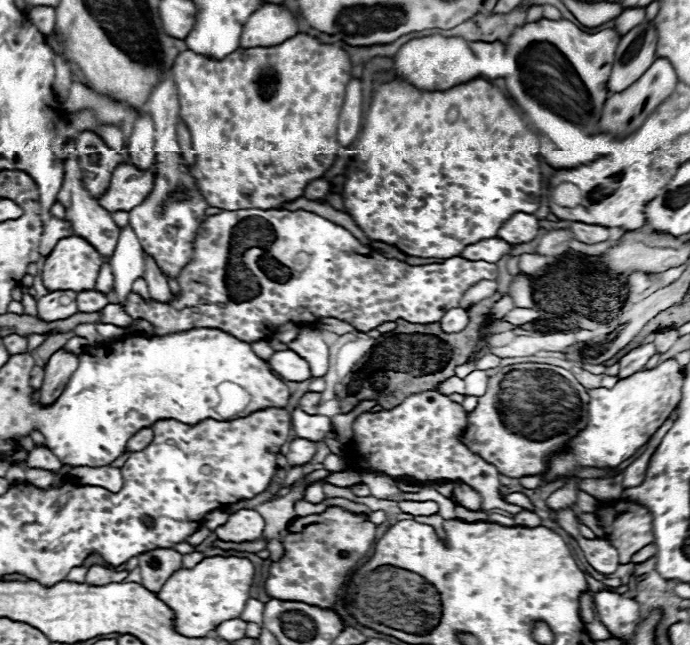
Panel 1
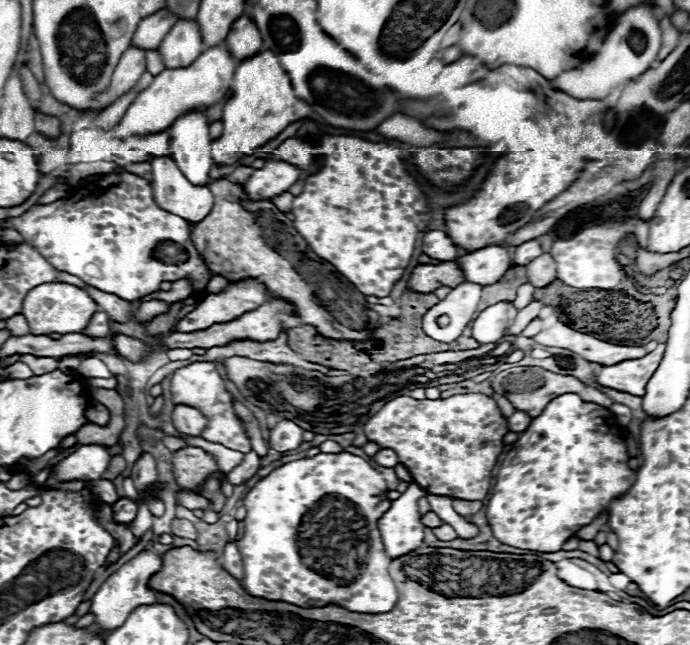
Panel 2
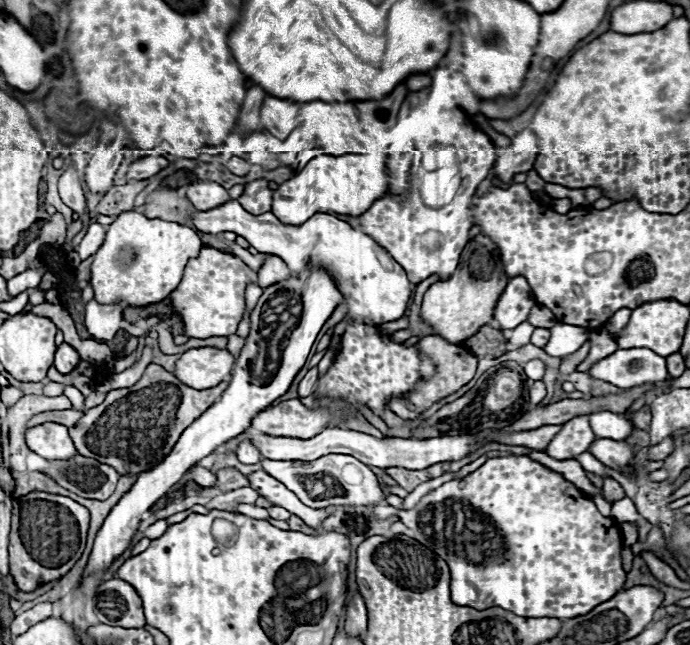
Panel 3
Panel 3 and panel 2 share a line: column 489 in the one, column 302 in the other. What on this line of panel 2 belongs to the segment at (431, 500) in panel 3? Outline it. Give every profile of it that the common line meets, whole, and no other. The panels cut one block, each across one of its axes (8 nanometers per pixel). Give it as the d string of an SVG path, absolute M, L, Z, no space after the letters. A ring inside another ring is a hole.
M338 452L338 454L318 454L314 458L302 458L296 462L288 462L276 470L272 470L266 478L262 478L244 498L244 506L248 510L246 518L244 518L244 538L238 540L238 548L242 552L242 562L244 562L244 580L242 586L250 596L256 598L264 598L264 600L276 600L276 602L288 602L300 608L322 608L328 604L338 604L344 606L350 612L360 612L360 614L384 614L390 612L396 606L396 586L388 574L388 554L384 550L384 542L378 530L378 518L386 512L386 508L390 508L390 500L388 500L388 488L386 488L386 480L382 478L382 474L378 470L374 470L364 458L354 456L350 452Z

